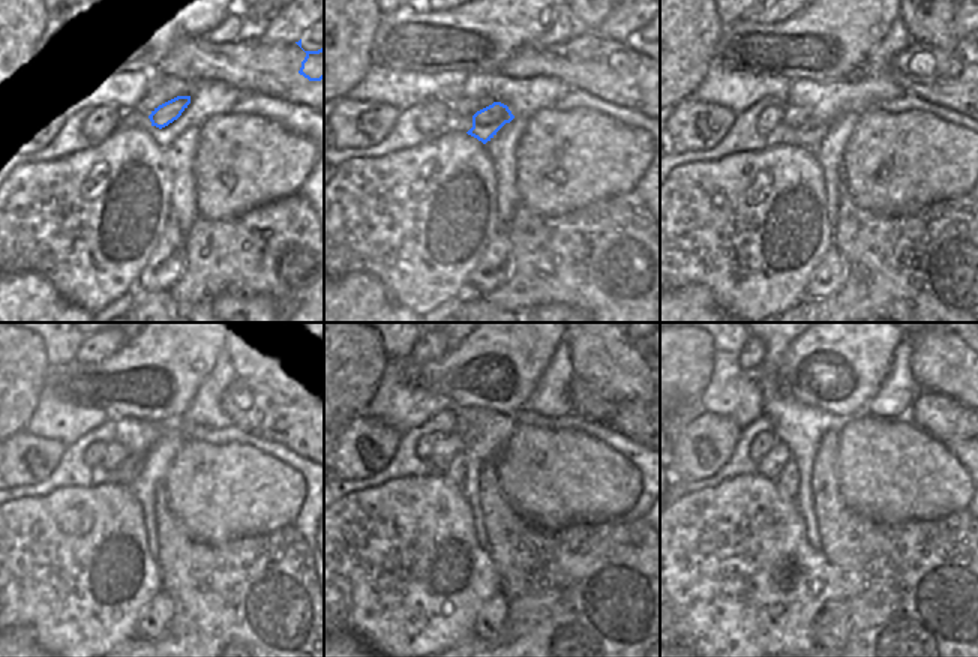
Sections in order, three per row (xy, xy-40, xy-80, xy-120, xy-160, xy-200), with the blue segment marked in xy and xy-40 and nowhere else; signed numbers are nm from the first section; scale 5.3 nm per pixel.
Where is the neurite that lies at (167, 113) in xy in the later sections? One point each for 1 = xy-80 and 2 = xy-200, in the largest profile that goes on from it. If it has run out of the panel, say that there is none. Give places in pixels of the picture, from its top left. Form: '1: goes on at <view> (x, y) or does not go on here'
1: goes on at xy-80 (810, 134)
2: goes on at xy-200 (788, 482)

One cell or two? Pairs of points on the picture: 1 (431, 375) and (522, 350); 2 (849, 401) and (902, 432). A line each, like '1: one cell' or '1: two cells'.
1: one cell
2: two cells

